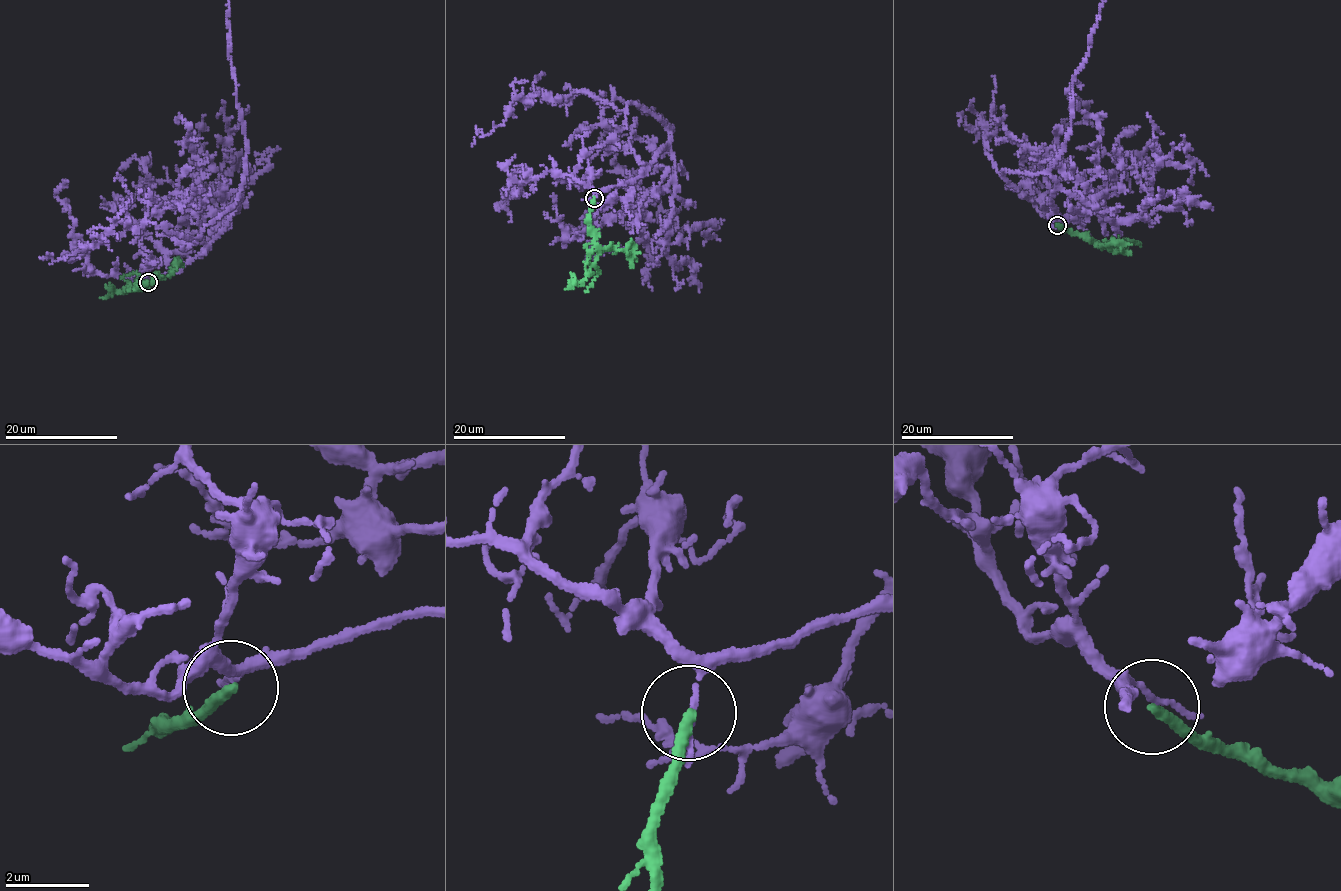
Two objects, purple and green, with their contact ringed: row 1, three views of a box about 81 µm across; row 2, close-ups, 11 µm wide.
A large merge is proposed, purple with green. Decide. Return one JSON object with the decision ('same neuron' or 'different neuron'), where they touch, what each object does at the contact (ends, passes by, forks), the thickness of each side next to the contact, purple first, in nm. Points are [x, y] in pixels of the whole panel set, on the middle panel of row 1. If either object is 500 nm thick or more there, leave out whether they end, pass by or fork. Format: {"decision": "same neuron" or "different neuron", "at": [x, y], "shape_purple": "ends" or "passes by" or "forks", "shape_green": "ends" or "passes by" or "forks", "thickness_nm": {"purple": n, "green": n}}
{"decision": "different neuron", "at": [594, 198], "shape_purple": "ends", "shape_green": "ends", "thickness_nm": {"purple": 150, "green": 260}}

